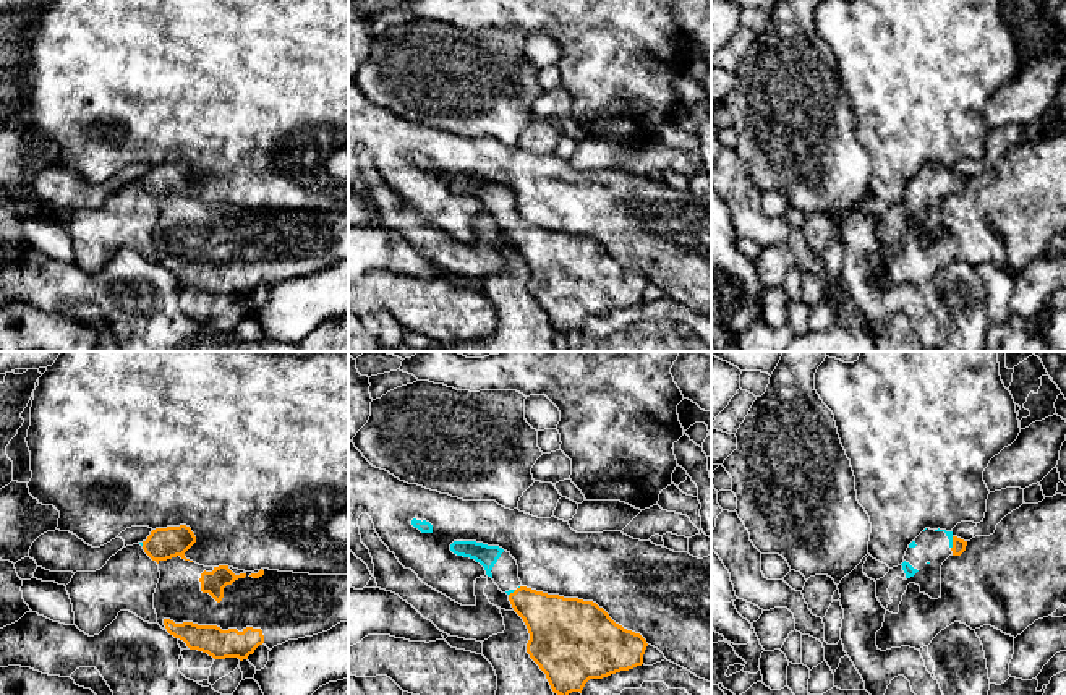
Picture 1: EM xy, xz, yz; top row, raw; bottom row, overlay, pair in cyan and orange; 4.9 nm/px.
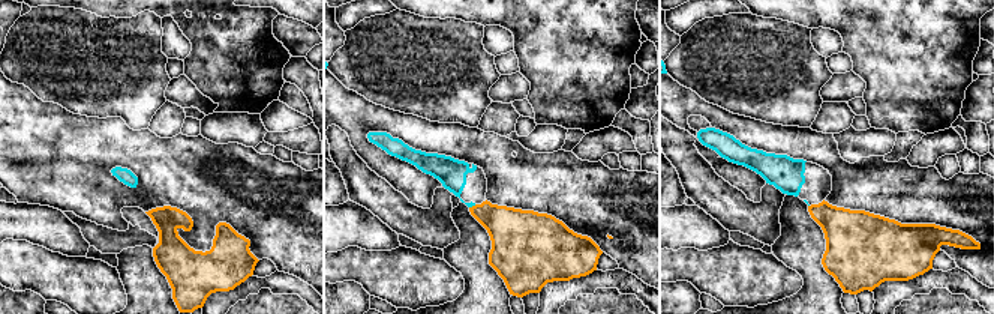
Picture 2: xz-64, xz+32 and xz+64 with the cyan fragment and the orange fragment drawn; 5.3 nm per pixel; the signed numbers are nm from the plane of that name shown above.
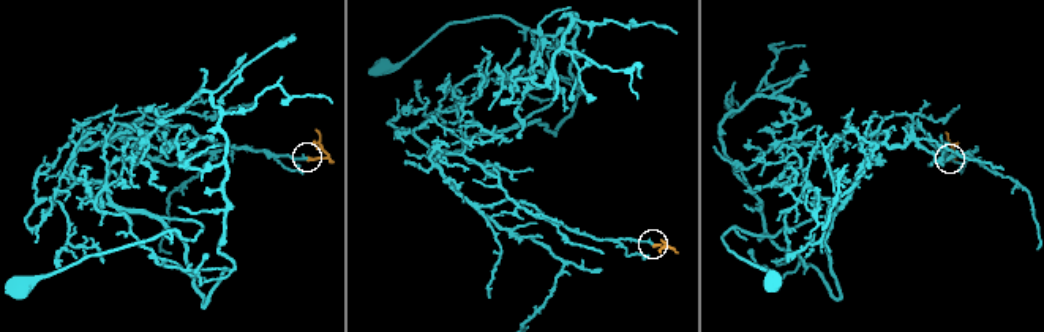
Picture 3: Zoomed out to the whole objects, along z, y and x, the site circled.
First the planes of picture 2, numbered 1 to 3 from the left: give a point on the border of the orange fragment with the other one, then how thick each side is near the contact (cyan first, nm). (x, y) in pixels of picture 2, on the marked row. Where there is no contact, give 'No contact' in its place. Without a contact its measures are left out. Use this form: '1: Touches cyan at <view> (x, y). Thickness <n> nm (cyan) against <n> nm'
1: No contact
2: Touches cyan at xz+32 (473, 205). Thickness 160 nm (cyan) against 240 nm
3: No contact

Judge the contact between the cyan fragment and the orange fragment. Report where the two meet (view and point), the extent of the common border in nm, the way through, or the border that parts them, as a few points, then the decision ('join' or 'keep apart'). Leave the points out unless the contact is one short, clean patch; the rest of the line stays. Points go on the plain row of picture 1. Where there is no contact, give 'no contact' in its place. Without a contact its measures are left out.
meets cyan in yz at (951, 180); contact 60 nm long; runs through yz (948, 170), (951, 180), (959, 182); join

